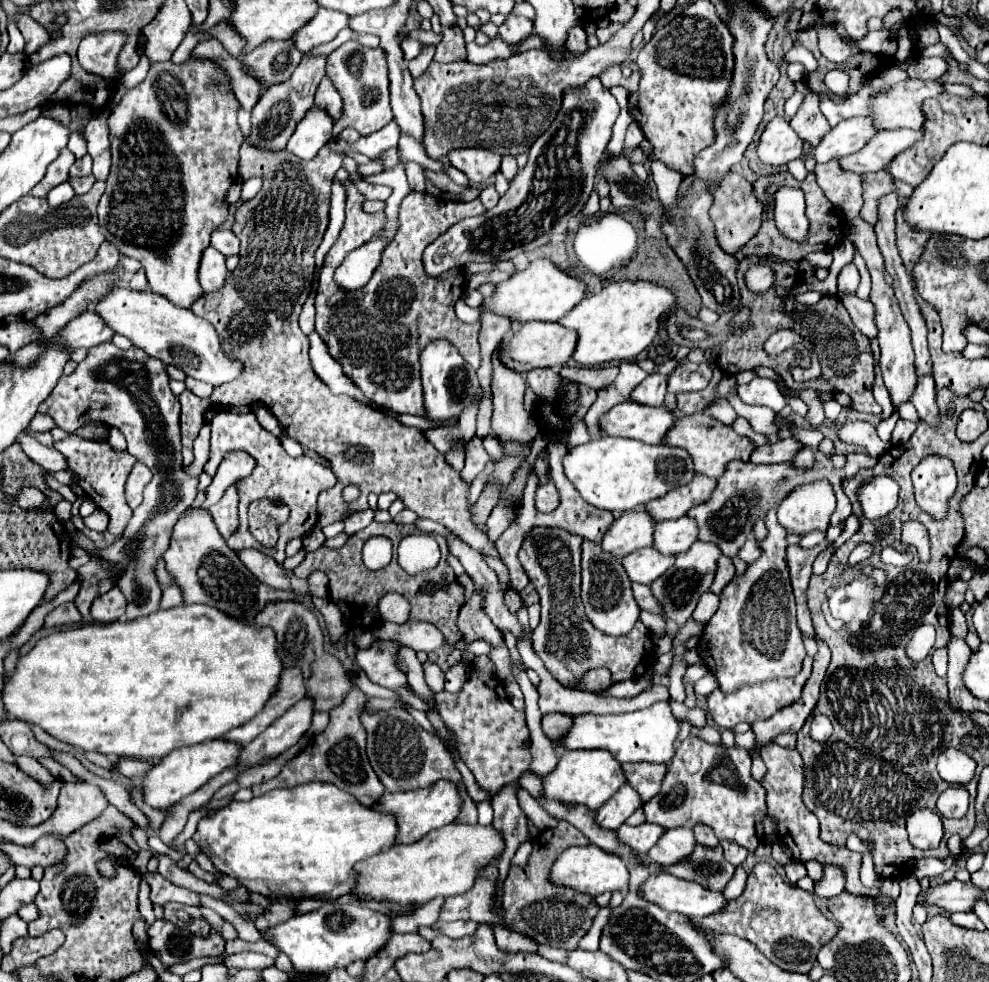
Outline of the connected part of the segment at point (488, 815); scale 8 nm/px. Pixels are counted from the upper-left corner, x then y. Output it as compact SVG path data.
M488 800L478 804L478 824L490 824L492 822L492 804Z

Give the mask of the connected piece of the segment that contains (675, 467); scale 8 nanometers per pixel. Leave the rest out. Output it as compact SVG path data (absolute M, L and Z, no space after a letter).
M612 436L570 448L564 456L564 472L588 504L610 512L628 512L644 506L672 488L688 484L696 476L694 462L684 448L666 444L650 446L640 440Z

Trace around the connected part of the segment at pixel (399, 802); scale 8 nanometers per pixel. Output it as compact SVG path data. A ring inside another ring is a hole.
M438 780L428 788L408 790L408 792L384 792L382 798L374 804L374 808L382 812L392 812L398 816L398 836L396 844L410 844L420 840L430 830L442 828L456 820L462 808L462 796L458 786L452 780Z

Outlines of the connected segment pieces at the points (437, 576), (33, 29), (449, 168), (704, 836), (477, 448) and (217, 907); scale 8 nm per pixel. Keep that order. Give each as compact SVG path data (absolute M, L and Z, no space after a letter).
M374 520L368 528L356 532L354 536L350 536L348 542L342 548L338 548L338 550L318 548L316 552L308 552L302 563L293 572L298 578L302 578L302 580L306 580L312 570L326 572L328 578L330 578L330 598L342 610L344 622L348 626L364 626L364 628L374 626L378 622L378 614L376 614L378 600L384 594L388 594L388 592L398 592L398 594L402 594L410 602L410 618L412 620L432 622L444 634L444 638L448 640L448 644L452 646L458 638L462 638L462 630L458 628L456 618L458 618L460 608L464 606L464 588L458 582L458 578L452 572L452 568L444 562L444 540L440 540L440 536L438 536L438 544L442 546L440 548L442 550L442 558L440 558L440 564L434 570L430 570L430 572L422 572L422 574L410 576L410 574L406 574L398 566L396 558L386 568L382 568L382 570L368 570L362 564L360 550L362 550L364 540L368 540L370 536L376 536L376 534L384 534L390 540L396 540L398 542L404 536L410 534L410 528L414 528L414 526L412 524L398 526L394 522L376 522Z
M14 14L12 20L18 22L18 28L26 40L26 48L24 48L26 56L38 52L42 46L46 46L52 40L50 32L44 26L40 26L34 18L30 18L28 14Z
M444 156L439 159L440 162L444 164L445 167L445 173L457 184L462 185L463 187L467 188L468 185L468 178L467 176L453 167L448 159L447 156Z
M696 826L694 836L696 836L696 842L704 844L704 846L718 846L720 844L720 840L714 836L714 832L708 826Z
M474 436L468 444L466 444L466 466L464 466L464 470L460 472L462 476L464 476L464 480L474 480L476 478L476 474L484 468L484 464L486 464L486 460L488 460L488 454L486 454L486 450L484 450L484 446L482 446L482 440L478 438L478 436Z
M200 894L200 904L206 906L206 908L210 908L210 910L214 910L214 912L218 912L226 922L229 922L236 928L236 932L238 932L238 936L240 936L242 940L258 942L258 940L262 938L262 934L258 932L258 928L254 926L252 920L240 916L238 912L234 912L232 906L224 904L222 900L216 900L216 898L210 898L210 896L206 896L206 894Z

